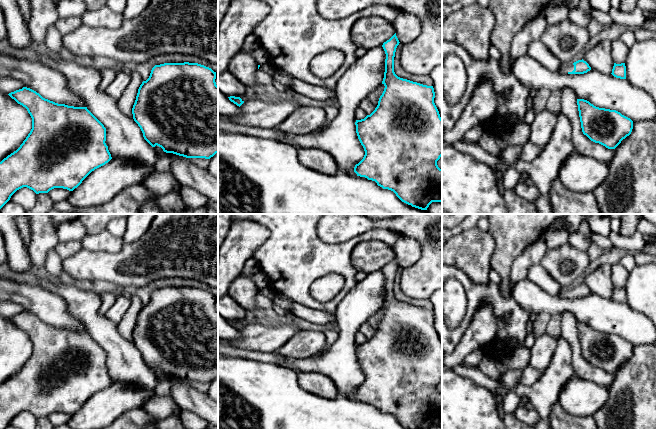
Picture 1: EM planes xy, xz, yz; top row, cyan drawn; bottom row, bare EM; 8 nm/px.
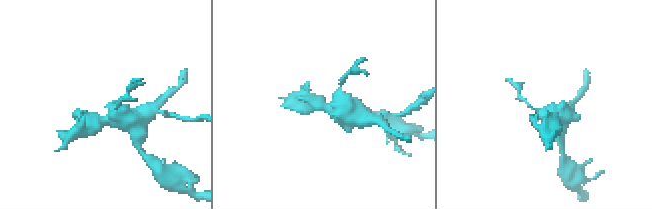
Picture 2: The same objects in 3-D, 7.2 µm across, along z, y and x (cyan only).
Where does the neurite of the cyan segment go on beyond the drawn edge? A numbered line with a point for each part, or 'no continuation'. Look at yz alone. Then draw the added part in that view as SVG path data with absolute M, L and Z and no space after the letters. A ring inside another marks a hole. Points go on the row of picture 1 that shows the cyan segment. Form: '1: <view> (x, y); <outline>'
1: yz (566, 68); M566 64L566 65L563 65L558 71L568 74L569 72L572 72L573 70L574 70L573 64Z

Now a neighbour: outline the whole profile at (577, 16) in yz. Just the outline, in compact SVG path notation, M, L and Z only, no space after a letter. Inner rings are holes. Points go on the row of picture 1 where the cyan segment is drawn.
M580 8L572 9L569 12L567 19L577 26L586 28L590 21L593 19L591 15L592 9L593 8L590 8L587 13Z

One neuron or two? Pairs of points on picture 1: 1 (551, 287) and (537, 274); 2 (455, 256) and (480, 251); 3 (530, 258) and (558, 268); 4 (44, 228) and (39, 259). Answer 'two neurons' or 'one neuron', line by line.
1: one neuron
2: one neuron
3: two neurons
4: one neuron

